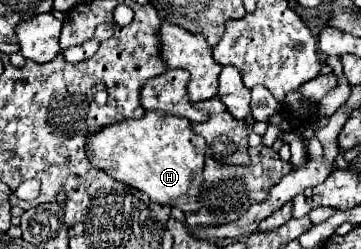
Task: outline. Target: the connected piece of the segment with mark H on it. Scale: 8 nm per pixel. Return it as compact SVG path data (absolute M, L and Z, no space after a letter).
M149 110L139 120L125 120L125 122L121 120L113 126L99 128L85 144L85 152L87 152L89 162L95 168L107 172L111 178L115 178L119 182L125 182L125 184L145 192L153 202L177 206L185 214L197 210L197 194L199 194L199 186L203 182L205 140L201 140L201 136L197 136L191 130L189 120L185 120L181 116L171 116L165 112Z

